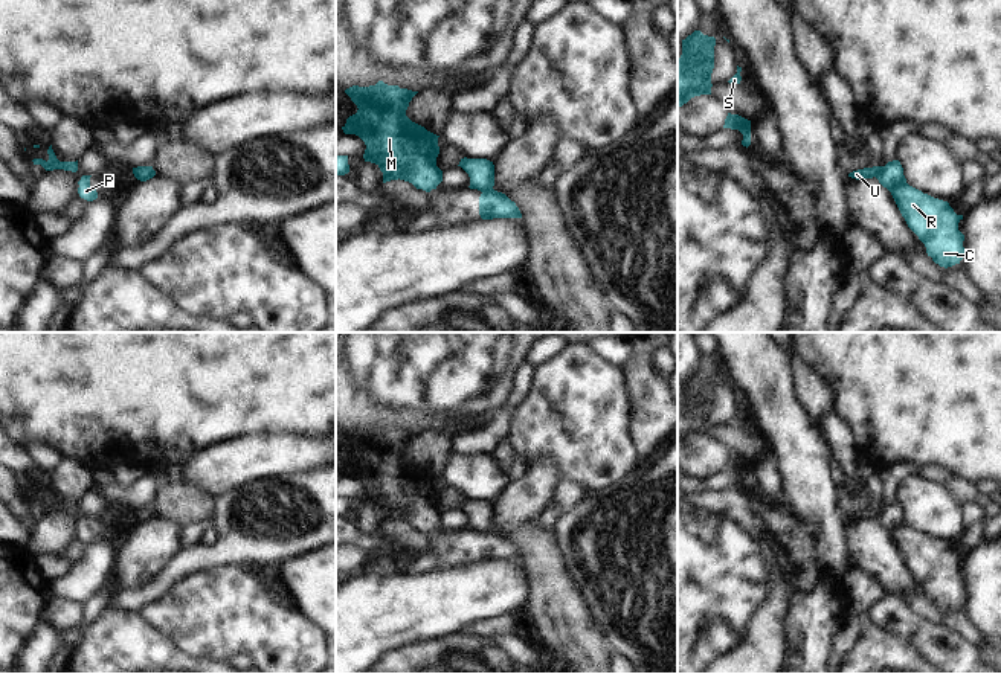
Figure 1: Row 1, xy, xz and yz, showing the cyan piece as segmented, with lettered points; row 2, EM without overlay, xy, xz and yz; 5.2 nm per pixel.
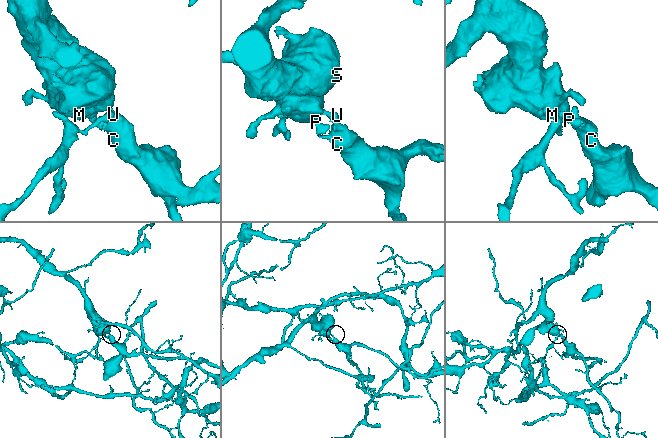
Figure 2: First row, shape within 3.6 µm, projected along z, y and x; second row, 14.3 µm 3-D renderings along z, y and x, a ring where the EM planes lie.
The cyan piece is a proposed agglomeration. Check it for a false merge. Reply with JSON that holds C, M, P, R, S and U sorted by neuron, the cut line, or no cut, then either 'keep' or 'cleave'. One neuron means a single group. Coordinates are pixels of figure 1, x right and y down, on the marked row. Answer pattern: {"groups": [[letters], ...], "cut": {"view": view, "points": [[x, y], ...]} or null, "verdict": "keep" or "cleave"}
{"groups": [["C", "M", "P", "R", "S"], ["U"]], "cut": {"view": "xz", "points": [[493, 189], [482, 192]]}, "verdict": "cleave"}

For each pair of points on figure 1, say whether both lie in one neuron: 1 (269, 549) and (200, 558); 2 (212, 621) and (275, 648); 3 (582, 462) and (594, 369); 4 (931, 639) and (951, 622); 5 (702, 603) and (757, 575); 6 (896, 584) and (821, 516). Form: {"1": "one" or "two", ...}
{"1": "one", "2": "one", "3": "one", "4": "two", "5": "one", "6": "two"}

